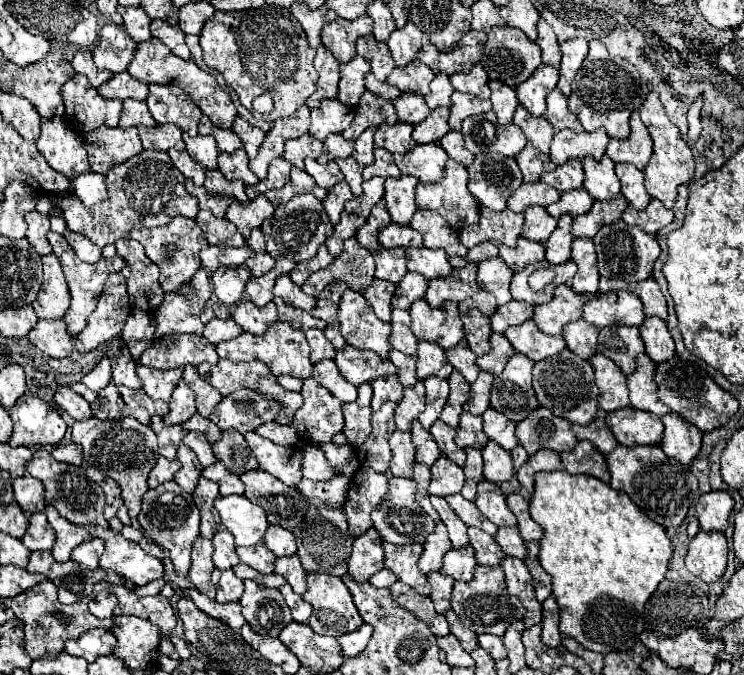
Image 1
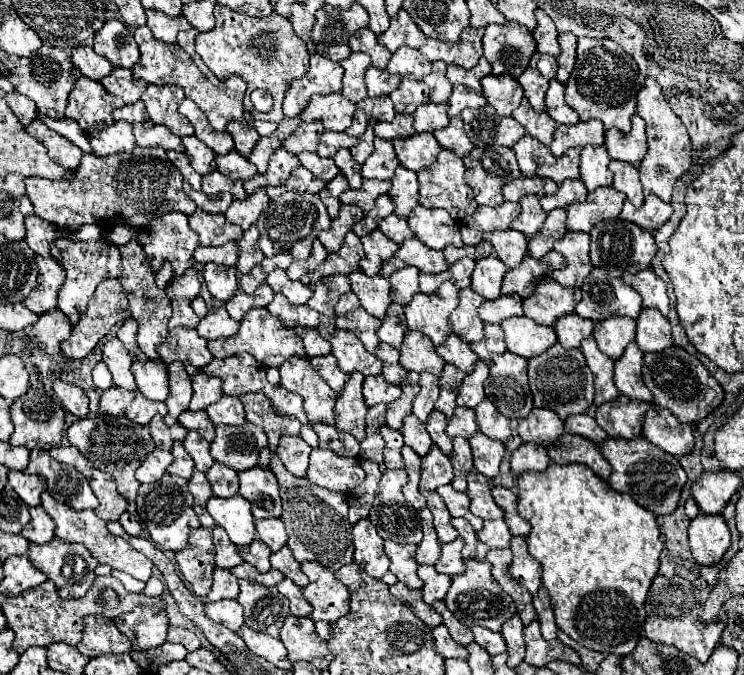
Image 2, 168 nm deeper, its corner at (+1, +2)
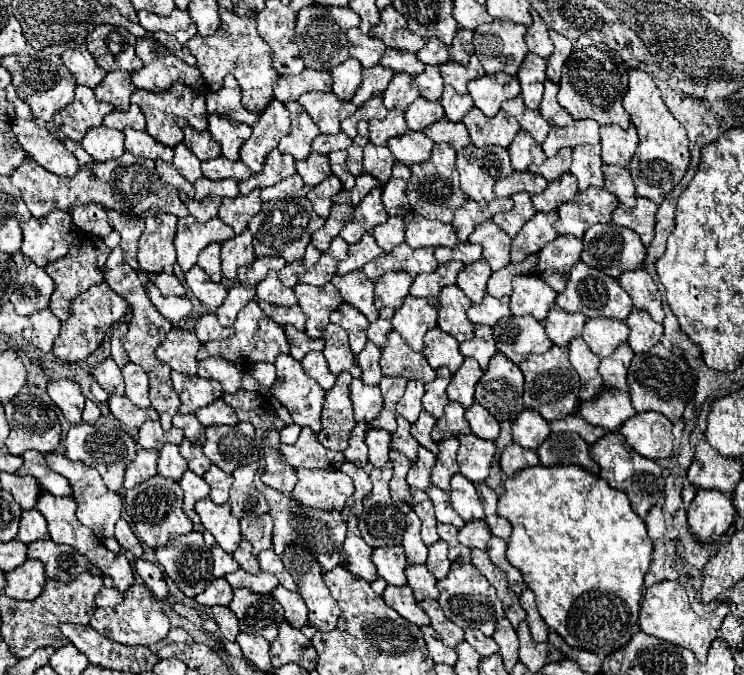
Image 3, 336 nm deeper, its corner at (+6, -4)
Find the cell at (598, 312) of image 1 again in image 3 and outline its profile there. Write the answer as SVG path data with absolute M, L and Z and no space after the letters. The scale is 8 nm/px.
M580 262L576 264L576 268L572 268L566 290L558 294L556 304L564 310L564 312L580 312L586 318L616 318L616 320L626 320L628 314L632 312L632 300L630 296L620 288L616 278L610 278L606 274L602 274L596 268L590 268L588 264Z

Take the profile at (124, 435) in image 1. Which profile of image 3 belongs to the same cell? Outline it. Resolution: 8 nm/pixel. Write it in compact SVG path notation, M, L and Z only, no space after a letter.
M78 424L72 426L66 434L66 458L68 460L78 460L84 462L86 466L92 466L100 472L104 484L112 490L118 492L124 484L124 470L126 466L134 460L138 444L136 440L118 424Z

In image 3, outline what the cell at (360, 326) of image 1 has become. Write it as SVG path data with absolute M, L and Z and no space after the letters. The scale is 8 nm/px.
M344 302L332 312L330 320L332 320L334 324L342 326L342 328L348 332L352 352L354 352L354 354L360 354L360 352L364 350L366 342L368 342L368 340L366 340L366 330L368 330L368 324L370 324L370 322L368 322L360 312L356 312L356 308L352 308L350 304L344 304Z

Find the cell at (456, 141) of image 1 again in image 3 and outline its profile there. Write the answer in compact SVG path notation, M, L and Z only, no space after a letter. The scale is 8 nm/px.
M448 118L438 120L436 124L432 124L426 132L426 136L434 142L434 144L448 144L452 146L456 152L460 148L464 148L466 144L470 144L468 140L468 132L464 128L462 122L450 122Z

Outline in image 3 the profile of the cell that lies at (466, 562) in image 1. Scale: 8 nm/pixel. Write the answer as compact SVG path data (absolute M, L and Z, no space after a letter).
M438 540L436 544L432 544L428 548L428 560L426 560L426 568L430 570L430 574L434 574L436 580L444 580L448 570L450 570L450 560L448 560L448 544L444 544L444 540Z

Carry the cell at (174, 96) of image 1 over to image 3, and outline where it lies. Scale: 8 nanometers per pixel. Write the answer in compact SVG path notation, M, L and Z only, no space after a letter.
M176 82L176 84L172 84L172 88L168 88L168 90L160 92L160 94L148 92L148 90L136 90L136 92L132 94L130 102L132 102L132 104L138 104L140 110L144 112L146 124L148 124L148 126L146 126L146 132L148 132L152 138L160 140L162 144L166 144L166 146L170 146L170 148L174 148L176 144L180 144L182 138L184 138L184 134L180 132L180 126L176 126L176 120L174 120L176 116L186 118L188 123L197 130L207 130L208 114L204 94L201 92L200 94L196 94L196 92L194 92L192 88L188 88L186 84Z

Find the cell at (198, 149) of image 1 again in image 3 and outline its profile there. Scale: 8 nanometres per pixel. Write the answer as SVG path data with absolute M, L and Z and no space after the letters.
M184 142L174 146L174 162L172 164L190 184L194 184L196 180L202 178L200 160L196 158L196 154L192 154L192 150Z

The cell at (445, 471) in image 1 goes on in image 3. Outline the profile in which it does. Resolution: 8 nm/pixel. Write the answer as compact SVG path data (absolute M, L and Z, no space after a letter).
M418 448L418 460L412 462L412 468L408 470L408 484L412 488L418 488L418 490L428 490L428 486L432 484L430 478L432 478L432 468L436 464L436 456L428 450L428 448Z

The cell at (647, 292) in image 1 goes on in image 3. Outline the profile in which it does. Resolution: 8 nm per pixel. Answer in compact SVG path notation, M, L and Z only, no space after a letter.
M638 268L636 272L624 272L624 276L620 276L618 282L630 294L636 310L648 312L656 322L664 320L662 296L644 268Z

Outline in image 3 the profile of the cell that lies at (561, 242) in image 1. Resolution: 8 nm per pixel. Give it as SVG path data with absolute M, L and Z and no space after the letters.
M538 212L512 240L512 262L522 262L526 256L536 254L554 240L558 234L554 230L554 222L558 220L556 212Z

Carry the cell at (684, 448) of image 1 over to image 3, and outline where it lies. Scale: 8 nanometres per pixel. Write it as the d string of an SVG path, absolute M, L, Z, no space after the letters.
M640 412L624 422L620 434L624 434L626 442L646 458L664 460L672 456L672 422L660 412Z

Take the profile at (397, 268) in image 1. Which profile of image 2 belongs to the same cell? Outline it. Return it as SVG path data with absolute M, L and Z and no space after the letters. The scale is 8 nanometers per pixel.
M373 230L373 232L365 234L361 238L361 244L365 250L365 258L359 262L359 266L367 276L375 276L379 272L381 264L385 260L389 260L399 248L393 240L385 238L385 234L381 234L381 230Z

